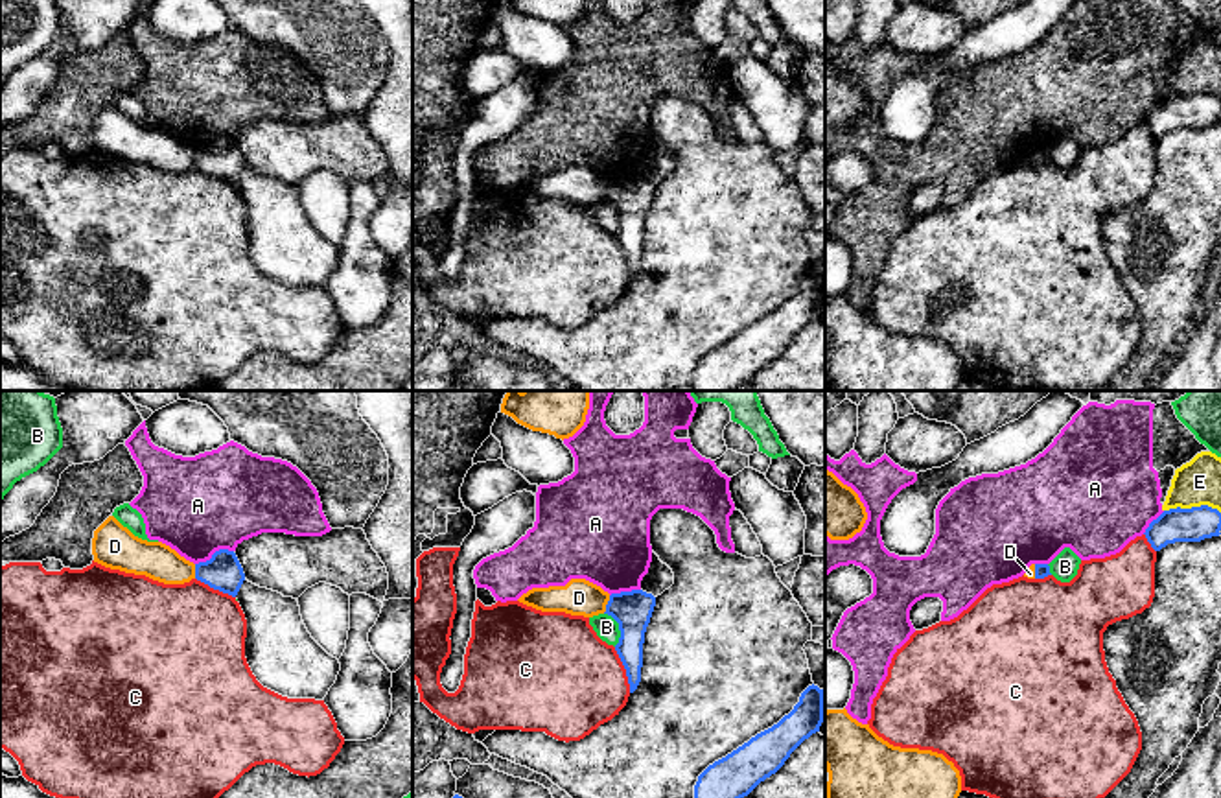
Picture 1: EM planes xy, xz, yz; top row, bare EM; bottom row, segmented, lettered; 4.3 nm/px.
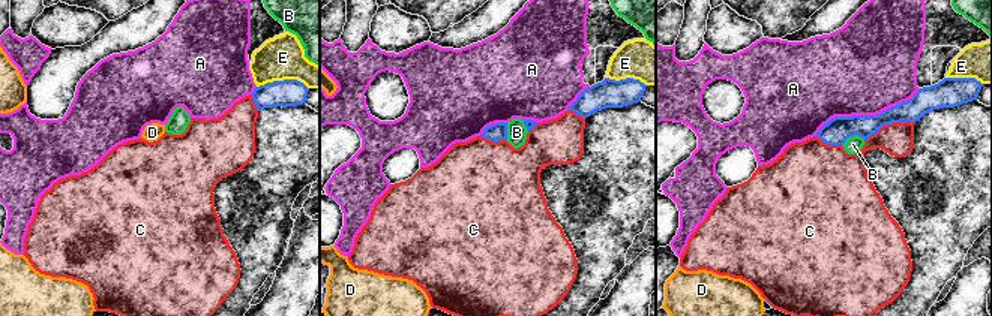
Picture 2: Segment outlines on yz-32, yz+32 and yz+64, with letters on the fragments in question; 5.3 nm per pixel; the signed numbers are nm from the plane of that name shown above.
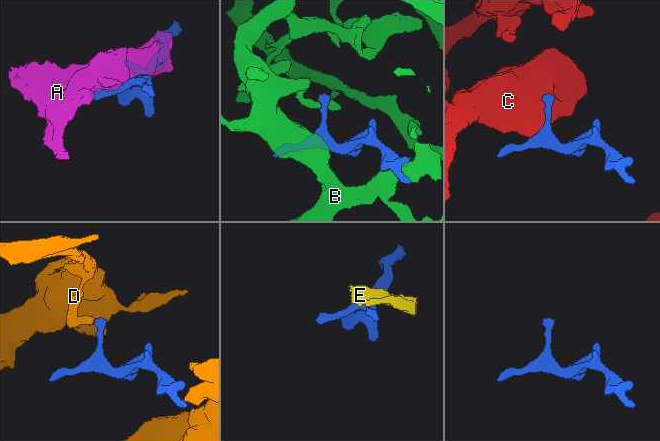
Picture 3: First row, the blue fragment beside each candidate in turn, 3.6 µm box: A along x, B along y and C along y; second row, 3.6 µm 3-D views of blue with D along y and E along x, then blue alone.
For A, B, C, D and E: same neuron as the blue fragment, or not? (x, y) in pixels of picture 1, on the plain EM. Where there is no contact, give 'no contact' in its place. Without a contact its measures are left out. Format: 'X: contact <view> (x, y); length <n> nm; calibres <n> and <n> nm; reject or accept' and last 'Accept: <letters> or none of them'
A: contact xy (214, 140); length 180 nm; calibres 160 and 420 nm; reject
B: contact xz (619, 216); length 160 nm; calibres 170 and 100 nm; reject
C: contact xz (625, 255); length 220 nm; calibres 160 and 460 nm; reject
D: contact xz (606, 192); length 90 nm; calibres 170 and 160 nm; reject
E: contact yz (1192, 94); length 240 nm; calibres 150 and 200 nm; reject
Accept: none of them

